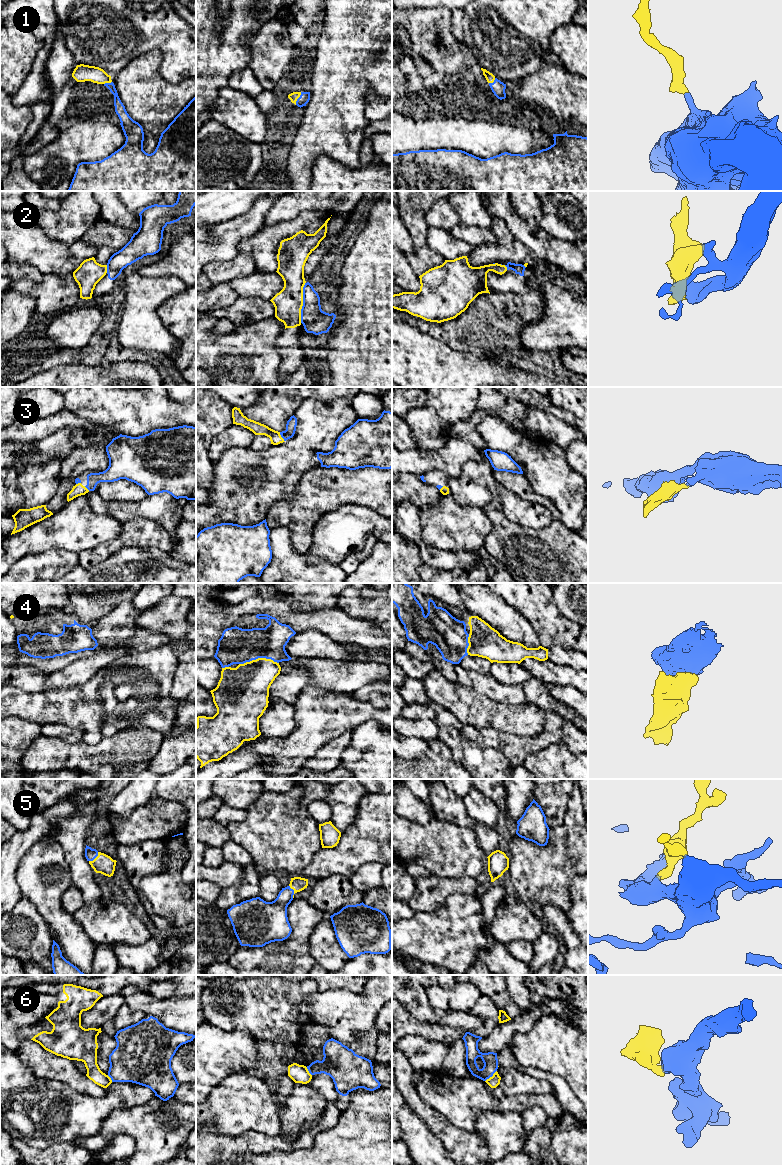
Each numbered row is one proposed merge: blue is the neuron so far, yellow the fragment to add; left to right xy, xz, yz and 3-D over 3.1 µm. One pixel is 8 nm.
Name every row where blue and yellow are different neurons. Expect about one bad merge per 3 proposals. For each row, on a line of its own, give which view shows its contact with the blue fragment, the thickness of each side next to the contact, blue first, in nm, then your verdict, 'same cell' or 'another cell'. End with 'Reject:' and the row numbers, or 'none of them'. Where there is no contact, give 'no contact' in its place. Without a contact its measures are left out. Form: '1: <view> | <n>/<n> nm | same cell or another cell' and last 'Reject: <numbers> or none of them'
1: xz | 90/70 nm | same cell
2: xz | 200/220 nm | another cell
3: xz | 80/100 nm | same cell
4: xz | 280/360 nm | same cell
5: xz | 220/120 nm | same cell
6: yz | 120/90 nm | another cell
Reject: 2, 6

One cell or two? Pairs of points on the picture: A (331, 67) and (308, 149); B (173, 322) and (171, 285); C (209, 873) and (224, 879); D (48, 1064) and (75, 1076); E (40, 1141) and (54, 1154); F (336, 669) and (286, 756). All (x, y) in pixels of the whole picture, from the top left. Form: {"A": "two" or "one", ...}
{"A": "one", "B": "two", "C": "one", "D": "one", "E": "two", "F": "two"}

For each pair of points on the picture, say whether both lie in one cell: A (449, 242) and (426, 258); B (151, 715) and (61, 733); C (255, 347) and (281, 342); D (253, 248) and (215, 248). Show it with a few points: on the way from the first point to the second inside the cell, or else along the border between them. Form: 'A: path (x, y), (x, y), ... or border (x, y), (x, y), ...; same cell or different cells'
A: border (427, 229), (427, 243), (446, 259); different cells
B: border (53, 724), (67, 725), (77, 730); different cells
C: border (280, 320), (284, 325), (284, 329), (274, 345); different cells
D: border (255, 233), (245, 237), (238, 244), (238, 252); different cells

